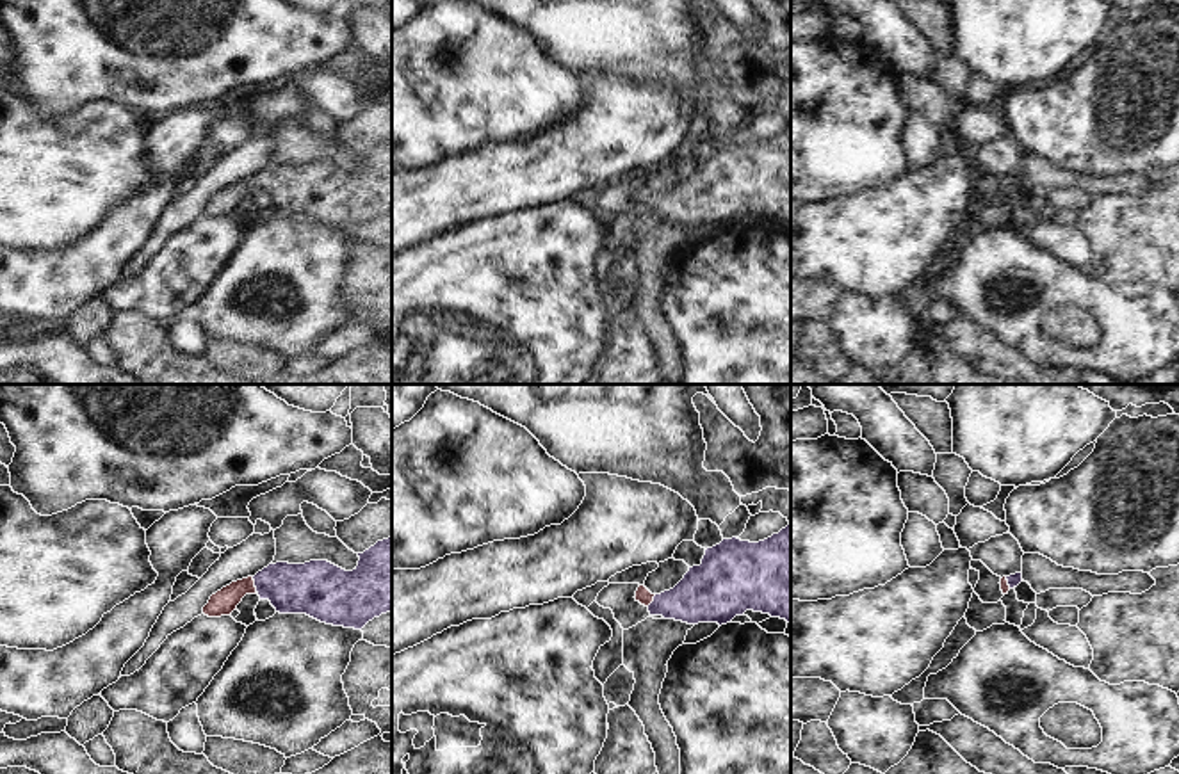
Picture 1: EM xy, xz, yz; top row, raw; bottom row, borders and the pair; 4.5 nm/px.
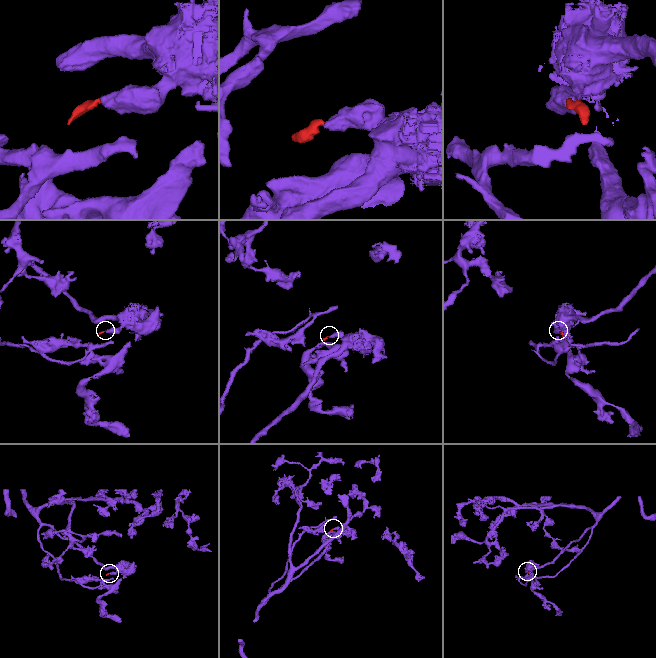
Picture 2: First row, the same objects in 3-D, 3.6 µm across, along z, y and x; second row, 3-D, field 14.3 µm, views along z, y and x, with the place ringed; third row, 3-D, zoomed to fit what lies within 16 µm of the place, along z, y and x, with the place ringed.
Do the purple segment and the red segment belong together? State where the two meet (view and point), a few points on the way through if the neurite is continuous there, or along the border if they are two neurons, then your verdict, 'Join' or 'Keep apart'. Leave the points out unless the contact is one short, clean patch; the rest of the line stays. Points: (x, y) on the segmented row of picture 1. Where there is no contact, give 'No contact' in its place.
Touches purple at xy (255, 584). Path across: xy (310, 588), (255, 584), (237, 589), (223, 602). Join.

